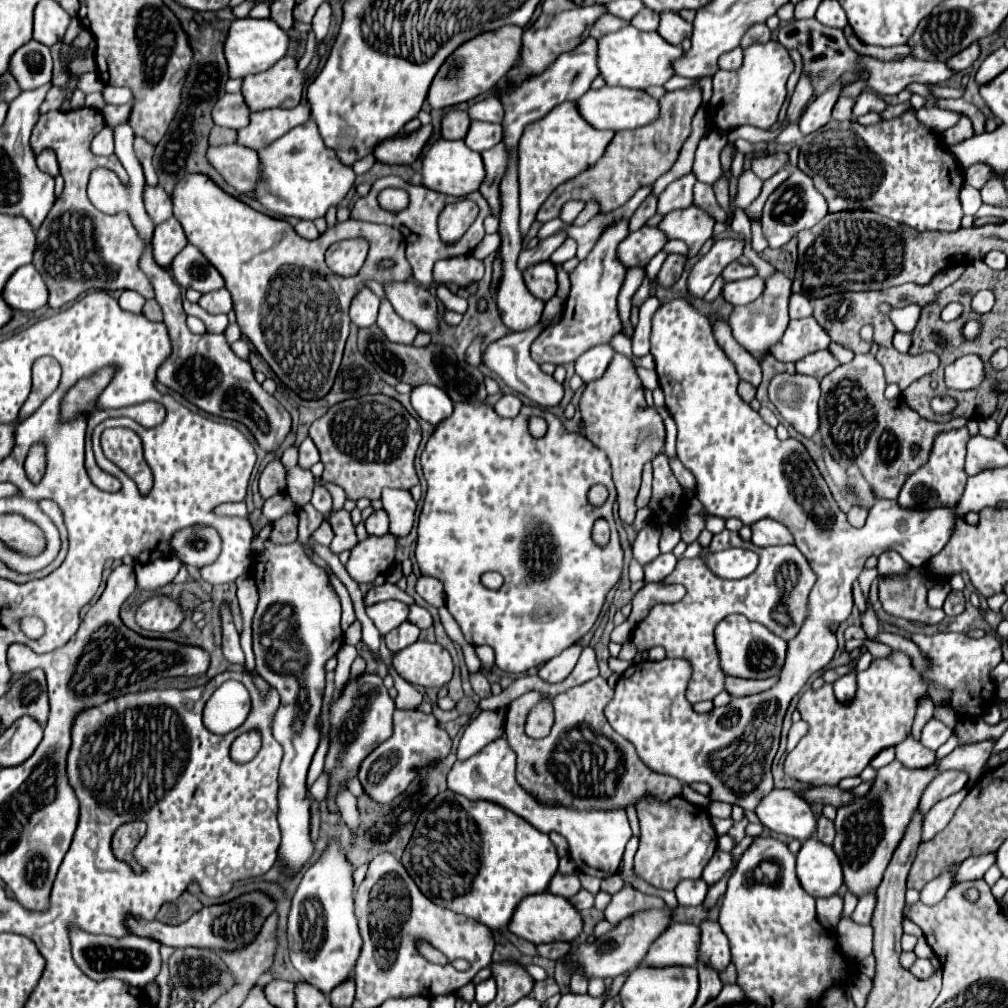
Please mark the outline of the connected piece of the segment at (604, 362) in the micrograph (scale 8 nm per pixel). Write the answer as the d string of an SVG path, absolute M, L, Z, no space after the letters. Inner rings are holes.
M610 345L592 347L584 355L580 355L580 359L576 361L576 375L580 375L584 383L600 379L606 373L614 355L616 351Z

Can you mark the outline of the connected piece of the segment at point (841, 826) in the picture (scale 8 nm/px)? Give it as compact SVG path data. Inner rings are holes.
M996 739L958 745L952 753L936 759L932 765L920 771L910 771L900 761L894 759L890 765L884 765L878 769L876 779L872 781L872 787L866 795L854 799L848 805L838 807L838 815L834 819L836 839L832 847L840 857L840 863L844 869L844 883L852 895L856 897L866 895L868 891L874 891L878 887L882 873L896 845L900 843L904 829L920 801L920 793L924 793L924 787L928 787L928 781L940 775L940 771L960 769L960 771L968 771L969 784L966 789L969 791L980 778L980 771L984 769L994 745L996 745Z

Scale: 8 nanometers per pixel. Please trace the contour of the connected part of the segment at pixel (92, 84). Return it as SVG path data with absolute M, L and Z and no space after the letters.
M84 73L78 81L78 89L82 89L84 93L94 93L94 91L102 91L104 89L104 83L98 79L96 73Z

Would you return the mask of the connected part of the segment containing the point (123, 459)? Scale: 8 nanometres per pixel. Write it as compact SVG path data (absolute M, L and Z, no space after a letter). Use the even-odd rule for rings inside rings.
M106 429L102 433L104 455L124 469L138 485L142 493L148 493L152 487L152 473L142 455L140 437L130 429Z

